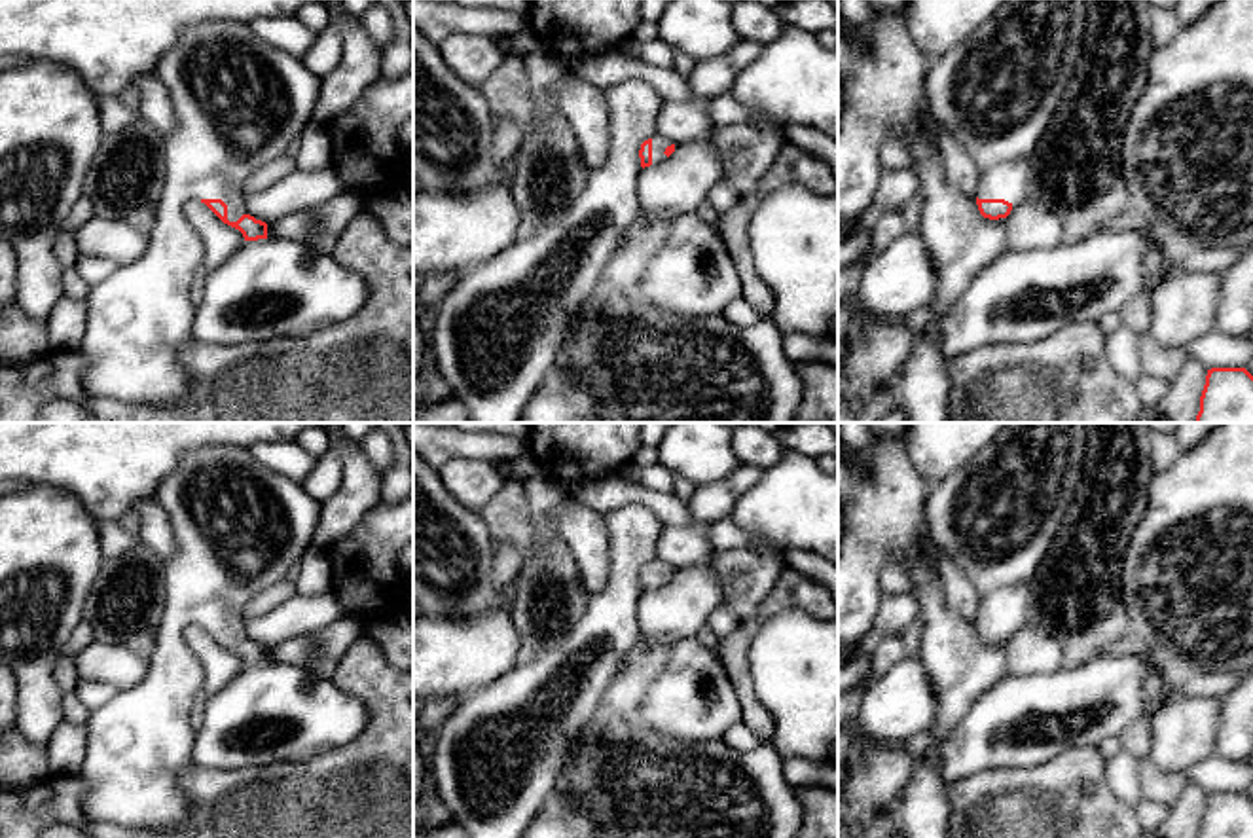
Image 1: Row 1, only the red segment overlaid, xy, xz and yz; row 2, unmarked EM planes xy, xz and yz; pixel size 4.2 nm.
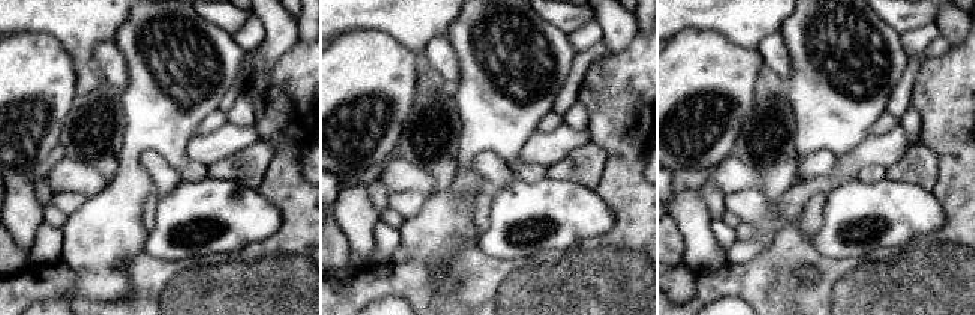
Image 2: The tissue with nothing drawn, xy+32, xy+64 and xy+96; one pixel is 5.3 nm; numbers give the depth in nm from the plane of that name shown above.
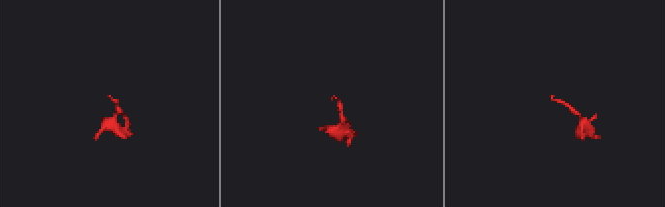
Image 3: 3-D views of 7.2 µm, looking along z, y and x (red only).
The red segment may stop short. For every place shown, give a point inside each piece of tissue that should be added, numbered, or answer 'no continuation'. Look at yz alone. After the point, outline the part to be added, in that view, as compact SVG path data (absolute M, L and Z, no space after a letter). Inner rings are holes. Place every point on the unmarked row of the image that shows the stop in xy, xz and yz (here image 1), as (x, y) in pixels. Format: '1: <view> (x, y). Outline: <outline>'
1: yz (998, 514). Outline: M1008 423L982 451L961 468L929 483L925 518L933 552L959 563L978 592L978 624L1020 628L1035 622L1035 578L1063 516L1075 499L1086 451L1084 423Z

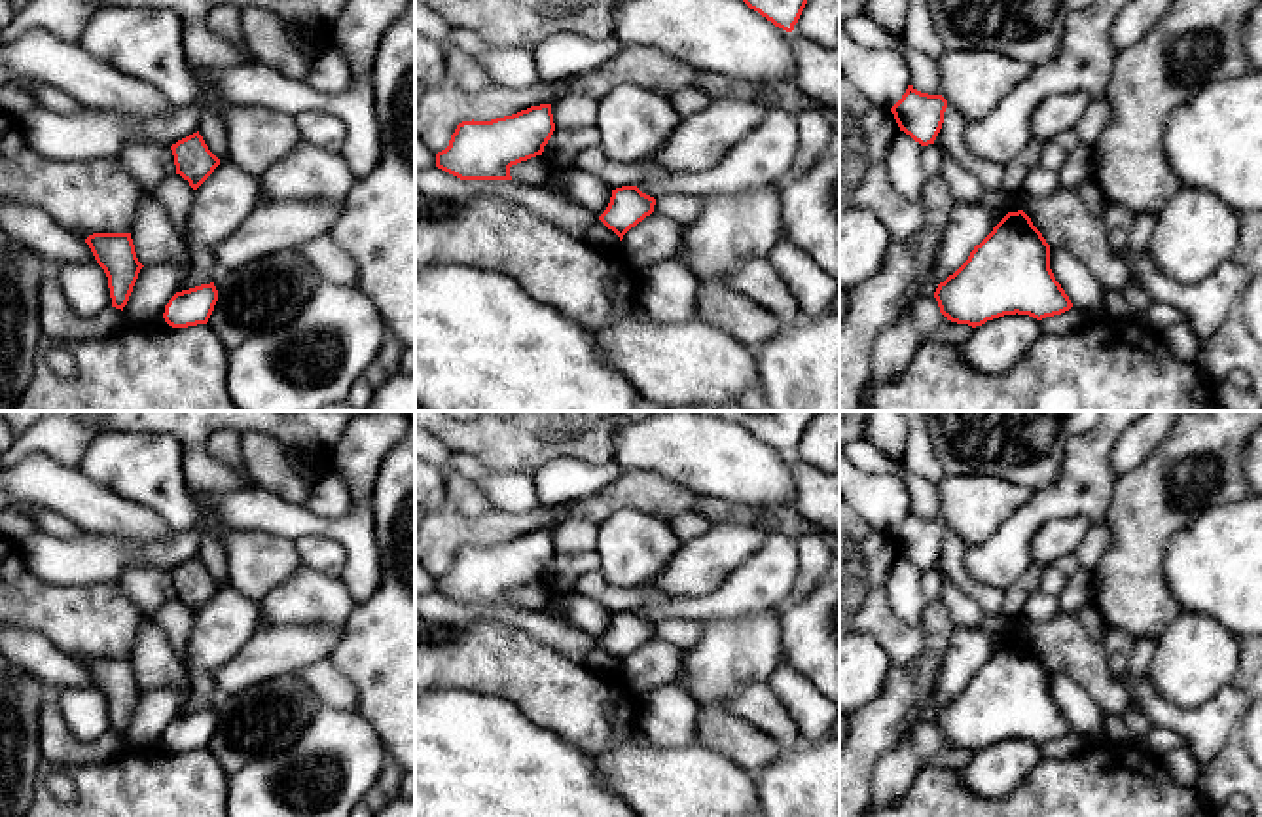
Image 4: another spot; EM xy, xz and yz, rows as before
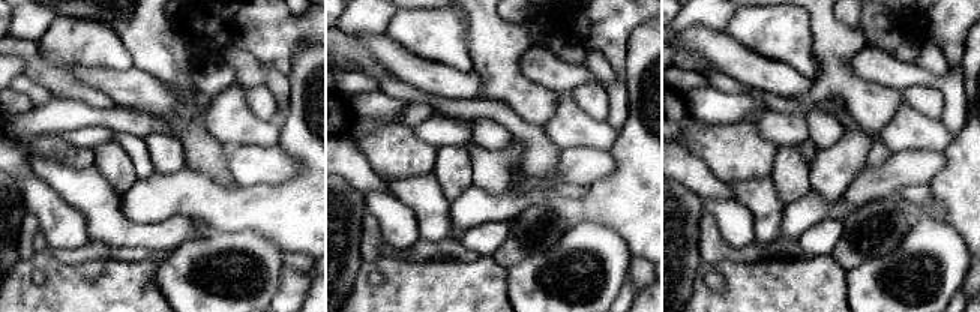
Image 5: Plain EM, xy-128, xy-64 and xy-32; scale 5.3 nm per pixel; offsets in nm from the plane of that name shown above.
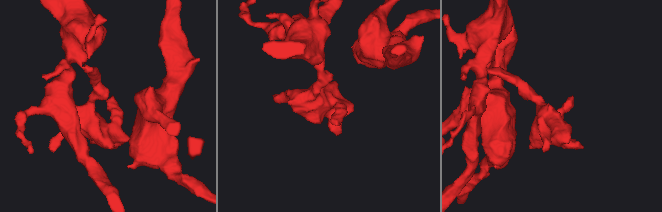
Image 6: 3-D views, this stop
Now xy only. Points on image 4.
no continuation

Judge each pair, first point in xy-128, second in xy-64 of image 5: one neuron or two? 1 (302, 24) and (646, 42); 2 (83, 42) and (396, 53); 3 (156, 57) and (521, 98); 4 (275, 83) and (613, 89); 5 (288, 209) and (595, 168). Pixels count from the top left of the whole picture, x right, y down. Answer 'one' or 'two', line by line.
1: two
2: two
3: one
4: two
5: two

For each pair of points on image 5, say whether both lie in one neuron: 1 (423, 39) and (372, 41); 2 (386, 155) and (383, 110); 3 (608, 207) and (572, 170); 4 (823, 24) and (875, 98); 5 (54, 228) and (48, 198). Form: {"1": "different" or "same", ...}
{"1": "different", "2": "different", "3": "different", "4": "same", "5": "same"}

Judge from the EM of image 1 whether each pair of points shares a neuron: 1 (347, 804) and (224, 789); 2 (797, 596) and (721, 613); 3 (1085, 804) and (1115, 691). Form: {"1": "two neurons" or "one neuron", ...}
{"1": "one neuron", "2": "two neurons", "3": "two neurons"}

